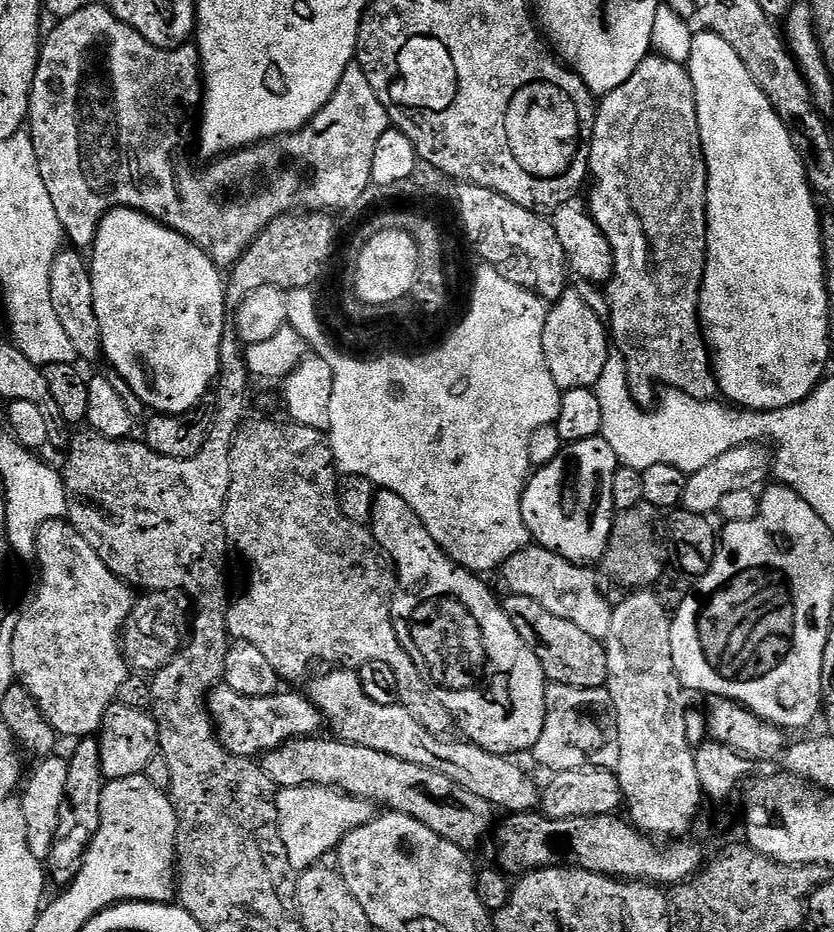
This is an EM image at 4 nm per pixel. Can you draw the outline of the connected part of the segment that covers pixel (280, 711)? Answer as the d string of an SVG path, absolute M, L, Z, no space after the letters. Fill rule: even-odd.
M217 686L212 689L208 694L208 712L212 715L212 724L216 728L216 734L219 736L222 746L226 746L226 750L230 750L234 754L239 756L246 756L249 758L260 758L263 757L266 752L273 752L278 746L282 746L287 740L297 740L300 736L316 736L319 733L321 724L322 728L322 714L316 709L315 704L312 703L311 699L307 695L301 694L299 696L296 692L287 692L287 690L281 690L276 693L275 696L263 696L262 698L254 698L253 696L243 696L238 694L238 690L230 690L226 686Z

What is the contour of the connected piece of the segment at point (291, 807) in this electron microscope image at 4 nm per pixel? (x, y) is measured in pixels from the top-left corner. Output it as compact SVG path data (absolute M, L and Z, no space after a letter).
M282 788L277 791L275 823L280 823L280 840L288 855L288 864L295 870L319 865L328 851L339 849L340 844L354 830L374 819L374 806L369 800L348 796L334 788Z

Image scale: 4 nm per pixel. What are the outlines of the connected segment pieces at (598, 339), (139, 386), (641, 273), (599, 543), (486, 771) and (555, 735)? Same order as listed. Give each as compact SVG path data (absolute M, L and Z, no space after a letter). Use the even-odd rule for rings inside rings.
M569 288L562 298L551 305L543 326L542 346L551 377L561 391L595 387L602 376L610 351L608 328L602 320L603 317L593 310L583 294L581 296L575 288Z
M111 208L100 219L100 225L96 228L96 241L92 243L90 255L92 255L92 260L90 256L90 271L94 286L94 314L98 314L98 326L103 342L102 354L105 361L108 360L116 368L132 368L130 391L143 402L145 409L165 416L180 416L184 412L193 411L199 405L196 403L207 392L209 395L220 370L220 343L226 335L226 328L224 328L226 280L221 269L217 268L207 252L201 250L190 238L184 237L173 228L167 228L164 224L157 222L153 216L147 216L136 208Z
M650 54L640 63L638 70L634 70L634 74L626 83L615 88L613 92L603 93L596 109L596 125L592 135L588 170L591 179L593 181L596 179L596 185L592 188L590 213L609 240L615 260L612 279L606 284L606 290L608 290L608 292L606 291L606 299L610 309L610 317L612 316L610 336L614 341L615 351L622 354L624 365L628 367L628 387L632 390L632 397L641 406L651 405L658 396L656 387L659 384L665 384L663 386L665 389L685 392L696 400L716 400L718 396L716 370L708 342L704 338L704 326L700 322L700 288L704 285L704 271L708 261L708 167L704 161L704 151L702 150L694 82L685 65L668 60L659 54ZM684 294L694 296L692 306L686 310L684 310Z
M599 435L579 440L577 444L567 445L549 464L535 469L524 486L522 498L522 518L528 527L529 537L534 538L539 547L549 548L562 558L572 561L573 564L592 562L588 560L603 561L604 551L608 548L608 539L612 533L614 519L612 495L614 478L619 467L621 462L610 447L610 442L606 442L603 435Z
M358 678L351 681L350 699L346 698L346 708L352 704L355 708L360 708L360 724L364 726L362 742L370 750L382 750L382 754L394 754L394 758L402 758L406 762L414 762L418 766L426 766L430 770L438 770L438 774L446 774L446 778L466 786L470 790L470 794L478 794L478 798L486 798L486 802L490 802L497 809L505 808L505 813L508 814L531 812L539 805L536 803L540 800L540 792L536 789L535 782L515 764L515 759L490 754L479 748L477 744L471 742L459 744L456 740L448 740L452 738L445 738L443 735L431 732L426 726L422 726L422 722L418 722L418 718L414 718L414 714L410 714L408 708L399 702L379 704L379 706L374 706L373 700L366 702L366 698L362 698L362 694L358 692Z
M549 683L548 718L534 755L552 774L579 768L619 769L620 727L616 721L614 698L610 698L607 687L575 688Z

